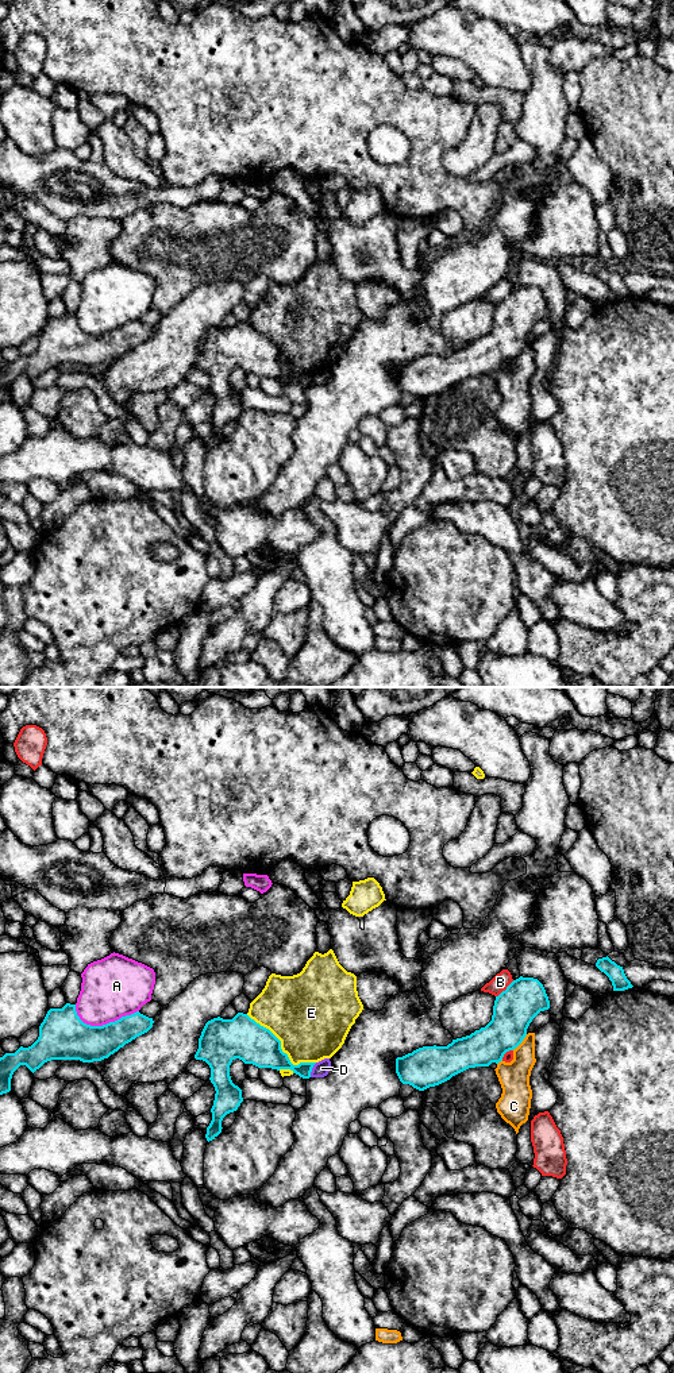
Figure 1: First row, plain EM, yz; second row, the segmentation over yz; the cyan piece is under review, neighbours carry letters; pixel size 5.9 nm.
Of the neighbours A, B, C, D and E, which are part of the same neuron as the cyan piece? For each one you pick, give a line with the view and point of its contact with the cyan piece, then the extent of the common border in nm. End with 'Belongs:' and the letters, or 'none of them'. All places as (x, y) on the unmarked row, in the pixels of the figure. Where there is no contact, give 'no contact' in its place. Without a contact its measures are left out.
Belongs: none of them

